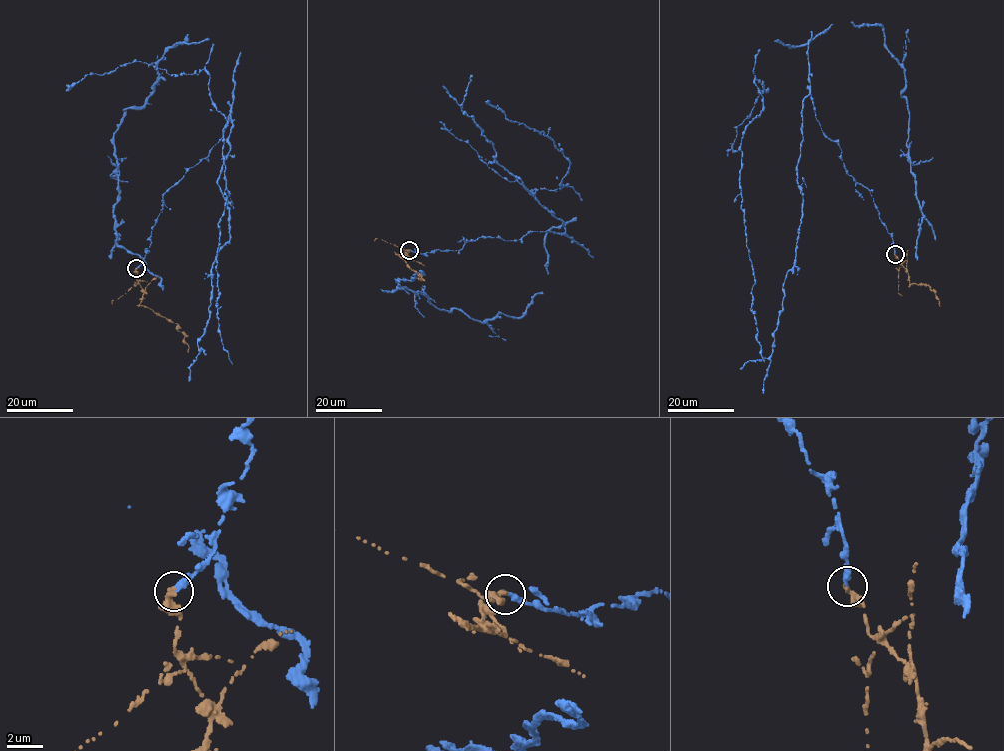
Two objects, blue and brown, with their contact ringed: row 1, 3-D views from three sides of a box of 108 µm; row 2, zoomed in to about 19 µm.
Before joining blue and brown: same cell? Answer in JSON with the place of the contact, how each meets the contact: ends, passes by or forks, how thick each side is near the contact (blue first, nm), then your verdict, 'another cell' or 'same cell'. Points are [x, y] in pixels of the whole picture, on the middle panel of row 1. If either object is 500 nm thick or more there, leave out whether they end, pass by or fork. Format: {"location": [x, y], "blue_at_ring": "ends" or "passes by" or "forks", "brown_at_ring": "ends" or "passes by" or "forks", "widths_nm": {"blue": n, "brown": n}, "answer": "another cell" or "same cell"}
{"location": [409, 250], "blue_at_ring": "ends", "brown_at_ring": "ends", "widths_nm": {"blue": 360, "brown": 400}, "answer": "another cell"}

